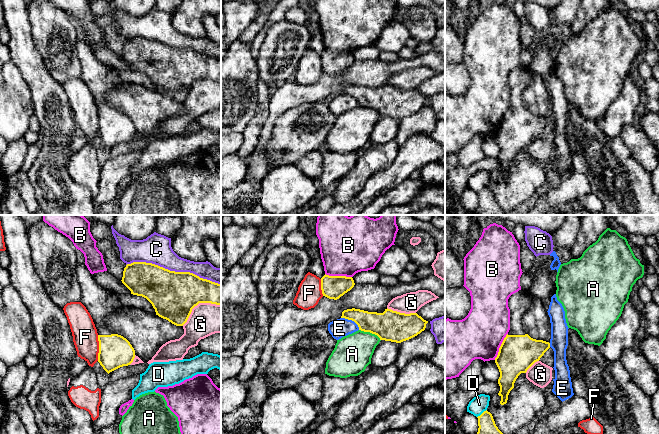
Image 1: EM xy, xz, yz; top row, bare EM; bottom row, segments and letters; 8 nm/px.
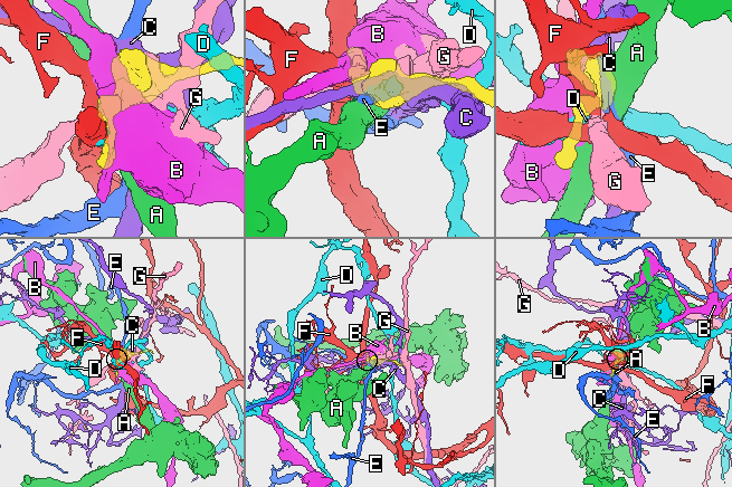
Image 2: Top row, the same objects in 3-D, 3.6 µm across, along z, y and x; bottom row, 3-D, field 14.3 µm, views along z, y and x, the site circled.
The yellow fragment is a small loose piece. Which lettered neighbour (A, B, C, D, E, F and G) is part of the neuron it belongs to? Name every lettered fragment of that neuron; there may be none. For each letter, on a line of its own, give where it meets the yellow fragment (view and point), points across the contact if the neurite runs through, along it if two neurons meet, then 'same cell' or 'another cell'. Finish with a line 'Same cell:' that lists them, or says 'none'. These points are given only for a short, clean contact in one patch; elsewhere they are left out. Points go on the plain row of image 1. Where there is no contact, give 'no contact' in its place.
A: xz (370, 108) | along xz (359, 105), (374, 109), (380, 116) | another cell
B: xz (338, 52) | another cell
C: xy (173, 47) | another cell
D: yz (482, 189) | another cell
E: xz (351, 95) | another cell
F: xy (99, 124) | along xy (97, 111), (98, 136) | another cell
G: xy (198, 79) | another cell
Same cell: none

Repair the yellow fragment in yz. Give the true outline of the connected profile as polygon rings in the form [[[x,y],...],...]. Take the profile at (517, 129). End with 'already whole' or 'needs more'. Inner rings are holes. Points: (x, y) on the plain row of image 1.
[[[523,66],[512,70],[508,75],[510,106],[495,134],[500,148],[498,171],[501,173],[501,181],[507,179],[508,171],[518,152],[526,149],[550,124],[549,118],[533,115],[523,106],[522,94],[531,83],[532,77],[533,72]]]; needs more

